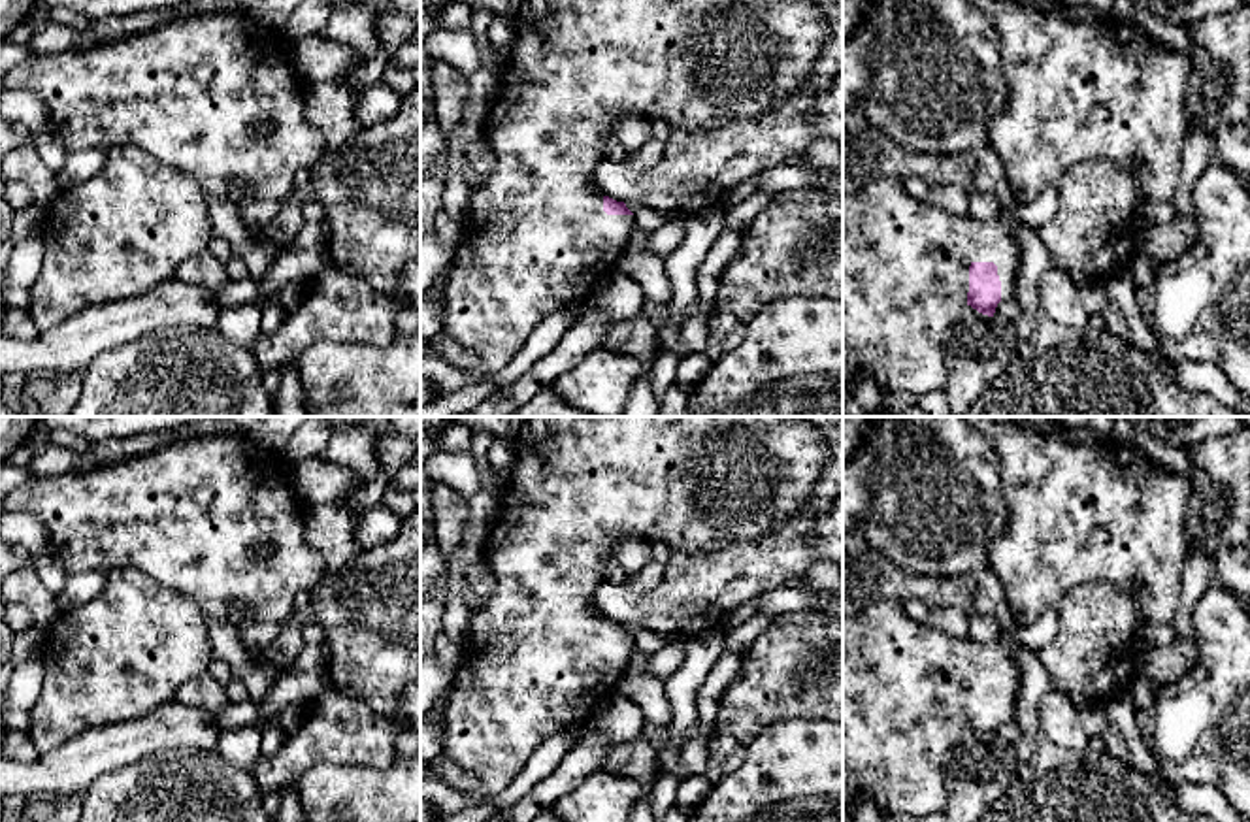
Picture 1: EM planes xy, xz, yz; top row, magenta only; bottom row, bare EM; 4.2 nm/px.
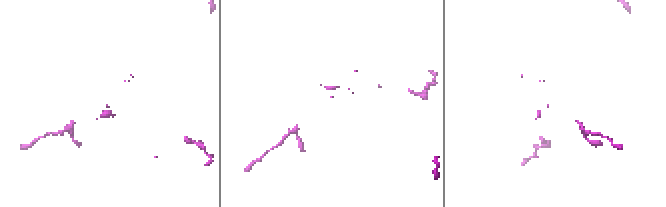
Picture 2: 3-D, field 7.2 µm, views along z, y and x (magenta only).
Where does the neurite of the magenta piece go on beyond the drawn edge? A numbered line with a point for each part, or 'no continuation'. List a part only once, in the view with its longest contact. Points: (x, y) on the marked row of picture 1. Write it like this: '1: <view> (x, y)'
1: yz (905, 264)

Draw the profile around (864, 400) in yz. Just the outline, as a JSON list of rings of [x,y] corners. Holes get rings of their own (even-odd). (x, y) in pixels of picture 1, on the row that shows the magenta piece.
[[[860,375],[843,402],[843,417],[873,417],[877,411],[880,390],[867,375]]]

